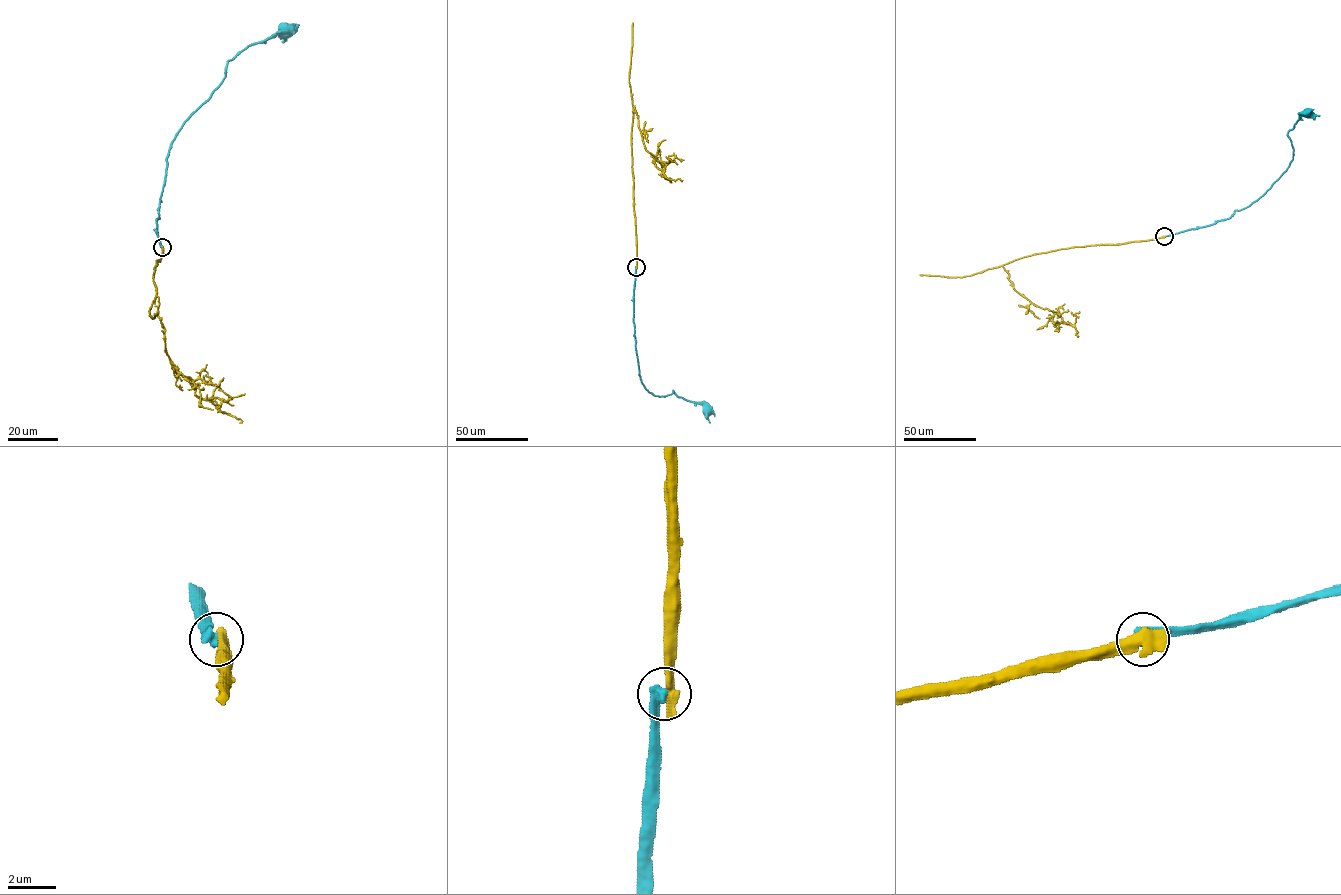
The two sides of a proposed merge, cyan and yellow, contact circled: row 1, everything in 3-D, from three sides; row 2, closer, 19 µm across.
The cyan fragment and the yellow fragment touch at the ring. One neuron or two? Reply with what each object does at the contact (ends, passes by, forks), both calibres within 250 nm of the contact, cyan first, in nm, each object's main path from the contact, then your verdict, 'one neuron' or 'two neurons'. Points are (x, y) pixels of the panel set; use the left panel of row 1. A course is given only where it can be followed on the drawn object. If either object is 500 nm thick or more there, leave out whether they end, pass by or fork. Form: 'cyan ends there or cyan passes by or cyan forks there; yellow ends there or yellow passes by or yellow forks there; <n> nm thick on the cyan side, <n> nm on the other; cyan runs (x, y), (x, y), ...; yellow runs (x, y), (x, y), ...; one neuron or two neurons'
460 nm thick on the cyan side, 650 nm on the other; cyan runs (162, 247), (157, 234), (159, 203), (166, 156), (175, 134), (221, 83), (226, 63), (249, 45), (284, 28); yellow runs (162, 247), (153, 281), (165, 351), (176, 371), (193, 381), (195, 393), (218, 397), (217, 410), (225, 412); two neurons

